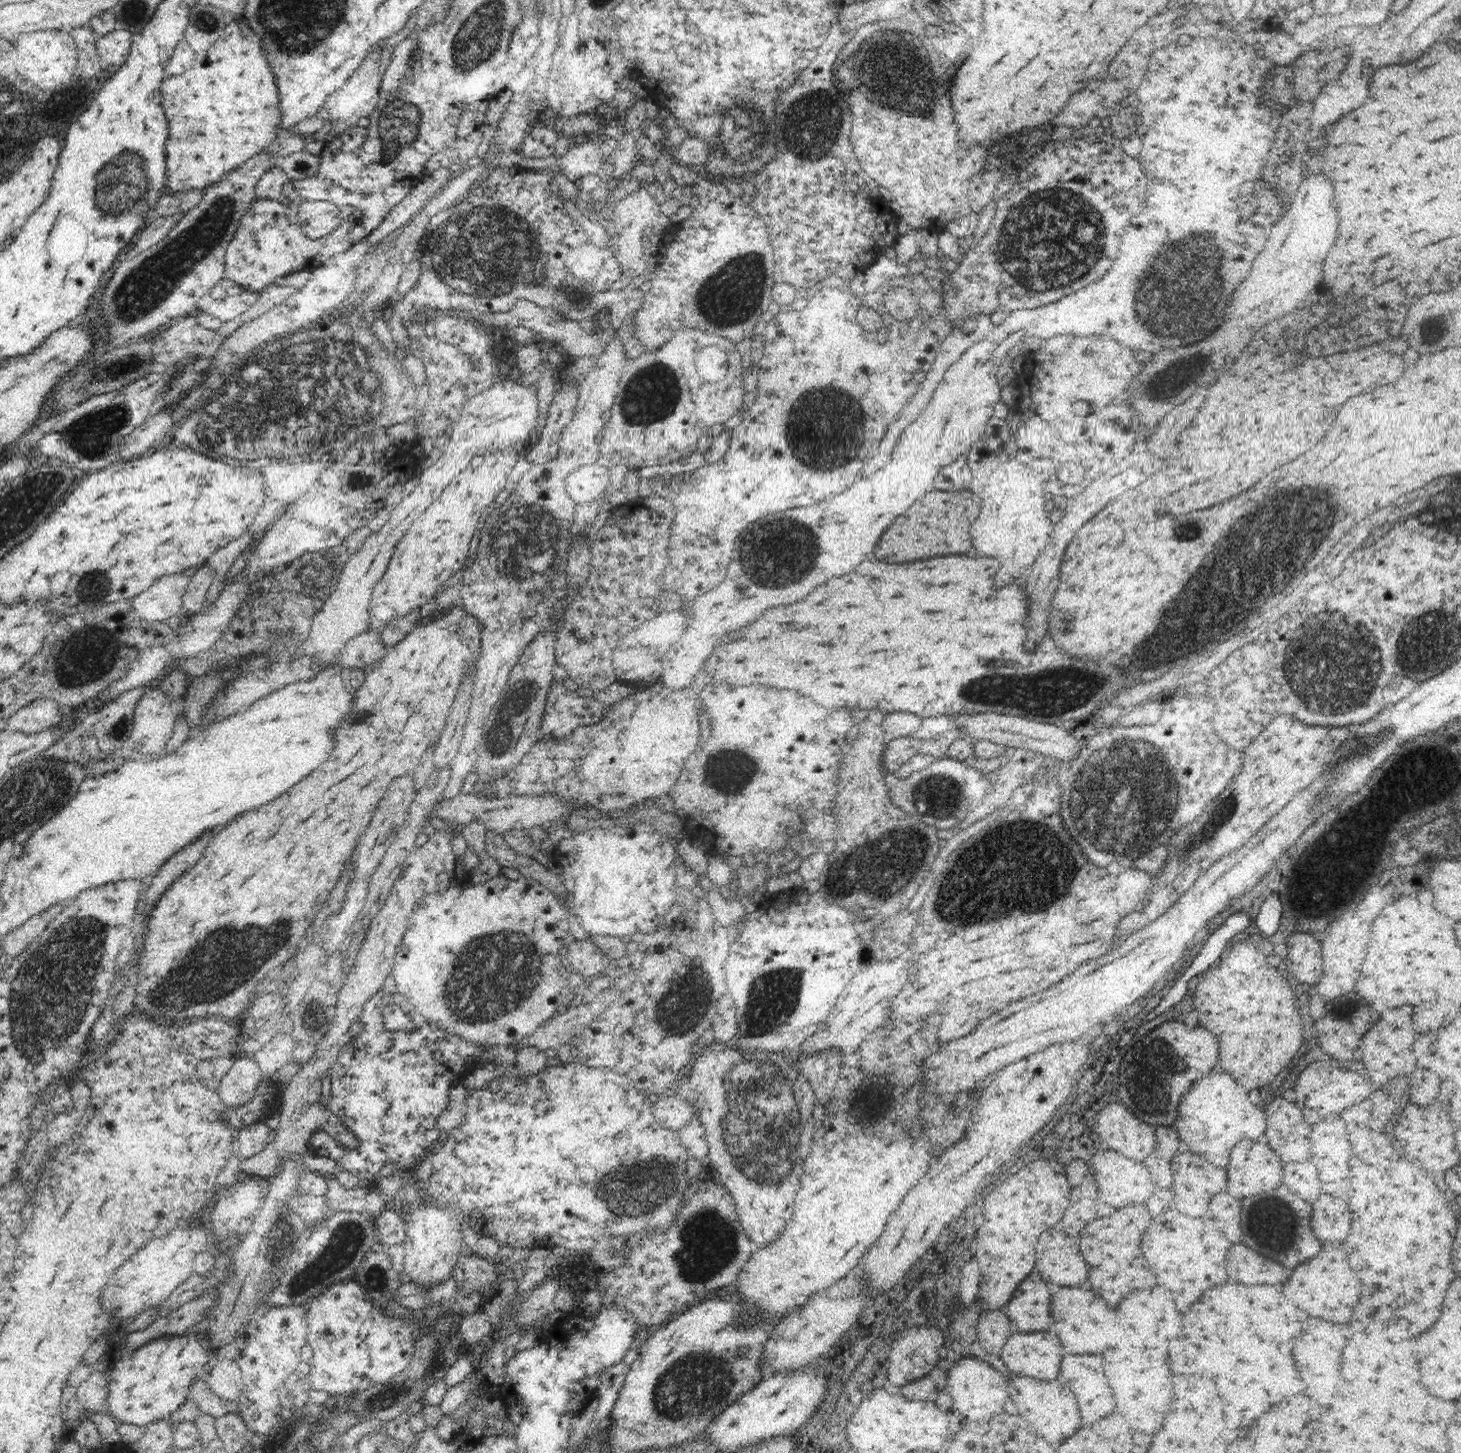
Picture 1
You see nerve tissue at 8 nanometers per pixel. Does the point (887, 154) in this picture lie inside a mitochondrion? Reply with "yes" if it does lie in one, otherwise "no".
no

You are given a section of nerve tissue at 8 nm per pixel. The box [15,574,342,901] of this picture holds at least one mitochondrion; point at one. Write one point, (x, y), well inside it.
(84, 658)

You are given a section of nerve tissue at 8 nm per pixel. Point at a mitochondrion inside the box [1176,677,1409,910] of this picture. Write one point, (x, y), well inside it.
(1352, 866)

